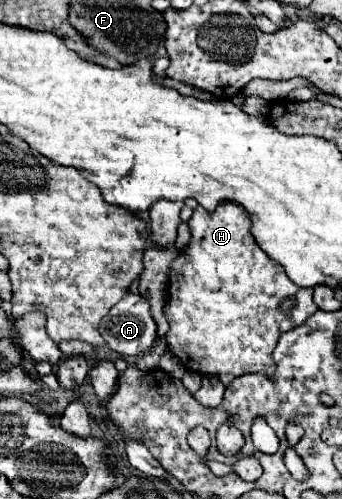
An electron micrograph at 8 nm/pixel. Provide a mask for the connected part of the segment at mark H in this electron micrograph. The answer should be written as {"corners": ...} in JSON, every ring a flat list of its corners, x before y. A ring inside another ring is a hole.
{"corners":[[220,203,214,213,206,213,202,207,196,207,188,227,192,233,190,243,172,261,168,275,168,303,164,305,164,315,170,323,170,331,166,333,168,349,184,363,184,367,188,367,188,371,216,375,224,385,246,373,266,373,272,377,276,369,272,349,276,347,280,333,298,327,318,311,312,301,312,289,294,285,286,277,284,269,262,253,250,235,248,213,240,205]]}

